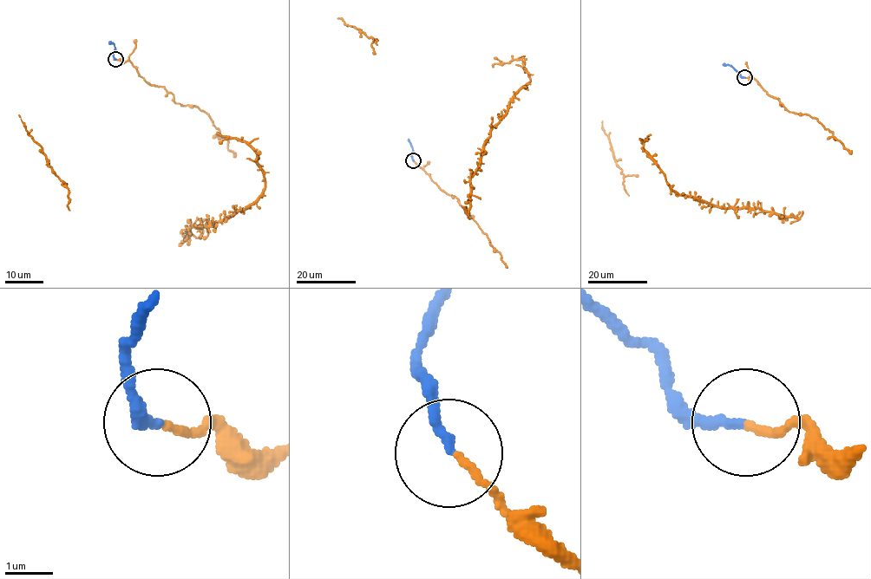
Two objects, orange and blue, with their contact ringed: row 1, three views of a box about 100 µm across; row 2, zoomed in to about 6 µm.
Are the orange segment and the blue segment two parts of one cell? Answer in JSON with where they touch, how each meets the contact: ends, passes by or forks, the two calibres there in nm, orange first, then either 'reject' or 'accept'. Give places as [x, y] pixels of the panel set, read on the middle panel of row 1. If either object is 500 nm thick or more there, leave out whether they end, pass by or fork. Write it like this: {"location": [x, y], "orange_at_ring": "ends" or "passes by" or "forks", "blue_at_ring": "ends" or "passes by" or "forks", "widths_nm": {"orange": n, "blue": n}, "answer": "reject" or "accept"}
{"location": [413, 160], "orange_at_ring": "ends", "blue_at_ring": "ends", "widths_nm": {"orange": 150, "blue": 200}, "answer": "accept"}

